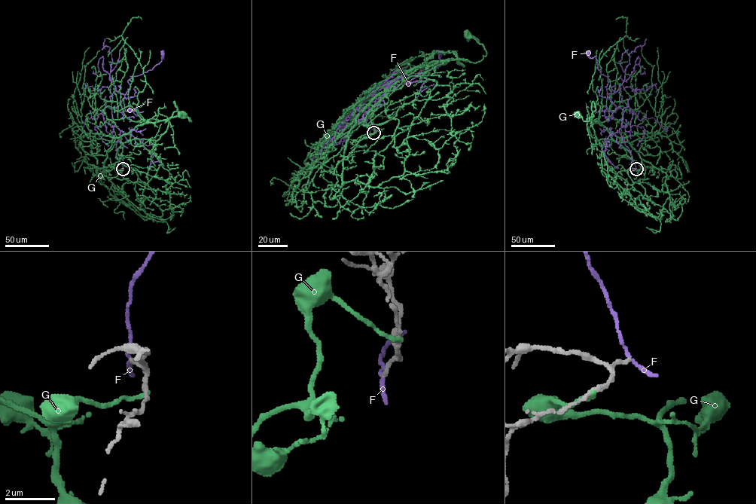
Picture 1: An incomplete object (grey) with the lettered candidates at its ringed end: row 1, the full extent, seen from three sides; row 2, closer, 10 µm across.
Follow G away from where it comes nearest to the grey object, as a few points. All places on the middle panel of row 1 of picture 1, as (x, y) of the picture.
G: (374, 131), (370, 128), (360, 139), (373, 106), (407, 71), (433, 62), (480, 61), (486, 51), (468, 34)

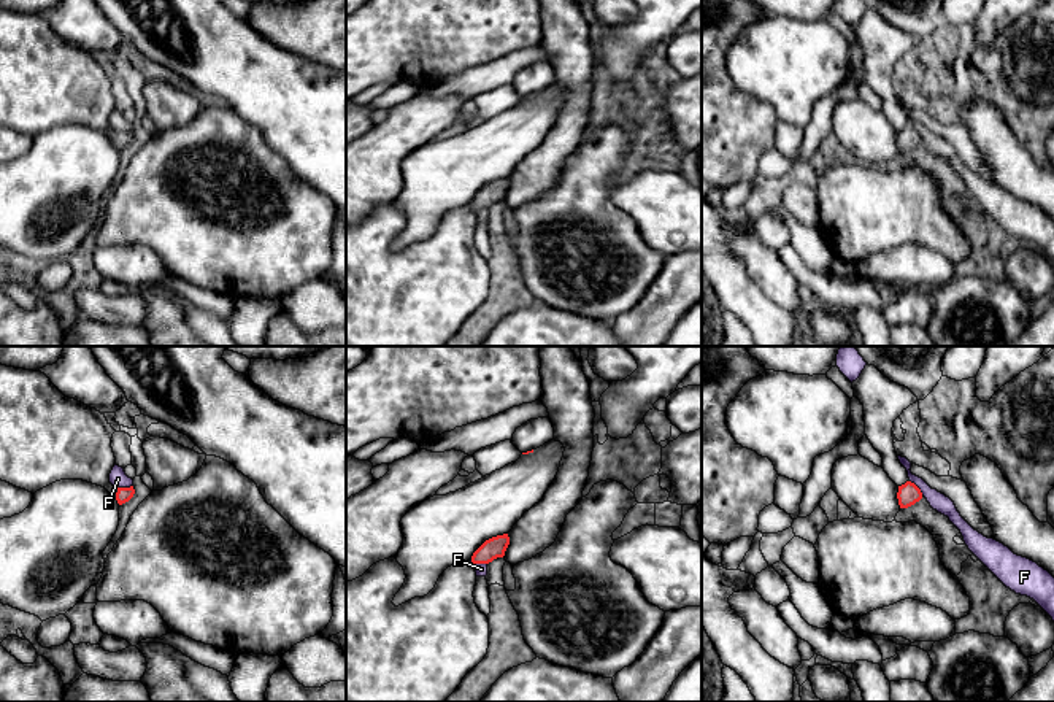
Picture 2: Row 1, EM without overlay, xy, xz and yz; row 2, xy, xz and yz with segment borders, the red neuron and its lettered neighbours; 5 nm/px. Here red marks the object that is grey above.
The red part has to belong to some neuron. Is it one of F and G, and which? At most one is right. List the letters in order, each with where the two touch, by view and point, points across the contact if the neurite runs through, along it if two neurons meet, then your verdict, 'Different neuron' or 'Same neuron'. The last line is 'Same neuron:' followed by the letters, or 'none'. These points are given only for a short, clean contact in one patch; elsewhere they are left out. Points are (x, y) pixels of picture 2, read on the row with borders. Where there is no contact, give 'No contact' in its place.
F: Touches red at yz (918, 488). Boundary: yz (910, 480), (923, 494). Different neuron
G: No contact. Different neuron
Same neuron: none

